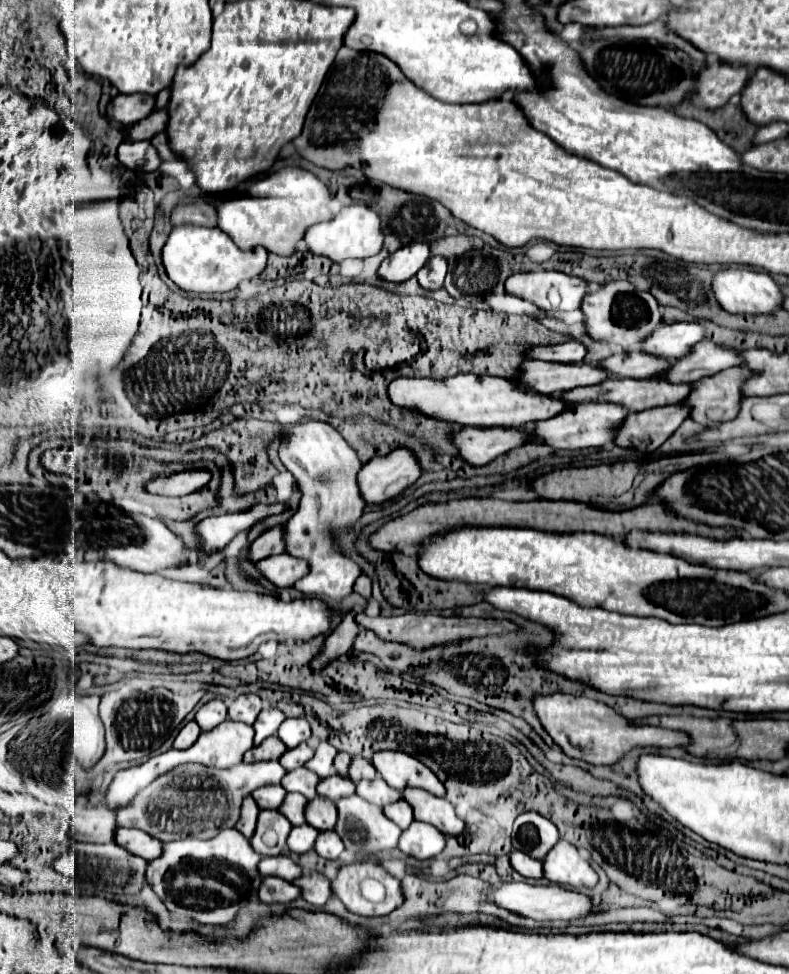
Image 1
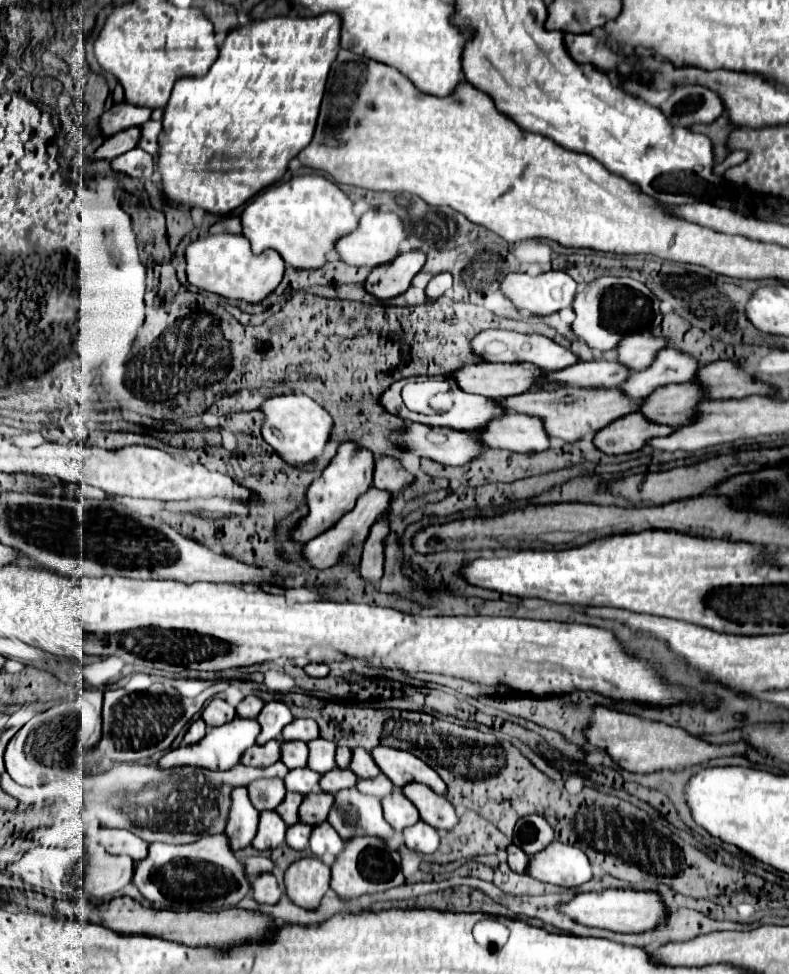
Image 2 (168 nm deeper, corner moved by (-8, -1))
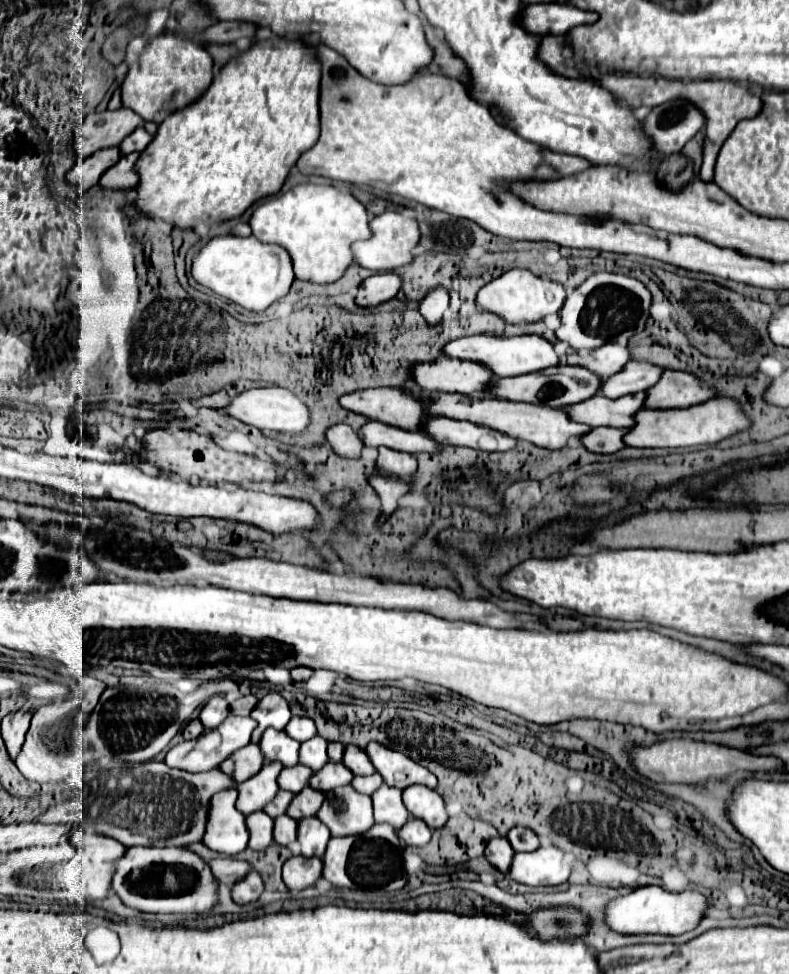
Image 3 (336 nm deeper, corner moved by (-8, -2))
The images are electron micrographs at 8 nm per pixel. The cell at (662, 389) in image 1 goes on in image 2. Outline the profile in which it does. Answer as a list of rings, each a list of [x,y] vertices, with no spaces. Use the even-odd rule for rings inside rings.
[[[559,387],[559,389],[543,389],[543,391],[529,391],[505,399],[495,399],[495,403],[501,403],[505,411],[513,413],[523,413],[523,415],[533,415],[539,417],[545,425],[545,433],[553,439],[563,439],[565,443],[575,443],[583,439],[587,433],[597,433],[611,421],[635,413],[641,405],[639,401],[633,401],[621,393],[621,389],[577,389],[577,387]],[[565,397],[573,397],[571,403],[565,403]]]

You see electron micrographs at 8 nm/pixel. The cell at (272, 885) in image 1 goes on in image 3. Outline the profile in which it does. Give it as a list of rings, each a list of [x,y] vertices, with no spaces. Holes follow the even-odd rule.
[[[249,872],[249,876],[245,876],[245,880],[241,880],[241,884],[235,884],[233,888],[233,900],[237,904],[249,904],[259,900],[259,896],[265,890],[265,882],[261,876],[257,876],[257,872]]]

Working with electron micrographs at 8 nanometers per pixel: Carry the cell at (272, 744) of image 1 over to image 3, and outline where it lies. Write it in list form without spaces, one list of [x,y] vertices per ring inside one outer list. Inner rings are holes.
[[[247,744],[245,748],[233,752],[233,756],[229,756],[229,760],[225,760],[221,764],[223,772],[229,772],[231,776],[235,776],[237,782],[243,782],[251,776],[255,776],[265,764],[265,756],[261,752],[261,748],[257,744]]]

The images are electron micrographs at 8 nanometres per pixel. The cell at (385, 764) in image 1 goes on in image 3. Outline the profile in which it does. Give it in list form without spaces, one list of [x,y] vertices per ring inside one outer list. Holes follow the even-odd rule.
[[[371,742],[365,752],[369,754],[375,770],[383,776],[387,786],[397,786],[401,790],[413,784],[437,788],[437,778],[427,768],[413,762],[409,756],[391,750],[379,742]]]

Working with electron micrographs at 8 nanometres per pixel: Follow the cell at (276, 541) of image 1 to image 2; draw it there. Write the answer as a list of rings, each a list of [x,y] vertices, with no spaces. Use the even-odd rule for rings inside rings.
[[[343,443],[337,449],[337,455],[325,467],[323,475],[315,479],[307,491],[307,505],[309,515],[301,521],[301,525],[291,533],[293,539],[307,543],[315,535],[321,535],[329,527],[333,527],[345,513],[349,513],[357,499],[371,487],[373,481],[373,453],[365,451],[365,447],[357,447],[357,443]]]

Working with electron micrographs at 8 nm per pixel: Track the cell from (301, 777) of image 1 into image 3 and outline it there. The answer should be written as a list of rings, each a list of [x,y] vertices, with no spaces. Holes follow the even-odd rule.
[[[297,764],[293,768],[283,768],[279,774],[279,788],[299,794],[309,784],[311,776],[313,776],[313,770],[303,764]]]

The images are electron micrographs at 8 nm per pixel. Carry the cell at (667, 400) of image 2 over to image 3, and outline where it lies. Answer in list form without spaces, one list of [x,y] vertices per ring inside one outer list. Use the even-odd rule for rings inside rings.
[[[645,392],[629,394],[617,400],[605,398],[597,394],[593,400],[585,400],[577,406],[569,406],[569,416],[589,424],[591,428],[597,426],[619,426],[619,428],[633,428],[635,414],[645,406]]]

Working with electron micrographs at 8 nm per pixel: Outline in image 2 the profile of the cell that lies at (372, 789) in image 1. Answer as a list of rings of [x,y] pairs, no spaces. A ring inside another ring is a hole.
[[[377,775],[373,779],[359,779],[357,781],[357,789],[361,793],[367,793],[367,795],[375,795],[379,799],[383,799],[385,795],[389,795],[393,791],[393,783],[389,783],[389,779],[385,775]]]

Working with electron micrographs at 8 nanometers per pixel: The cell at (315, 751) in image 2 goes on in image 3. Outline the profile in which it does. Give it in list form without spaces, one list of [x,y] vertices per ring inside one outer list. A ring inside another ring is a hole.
[[[315,736],[307,742],[303,742],[299,762],[313,768],[313,772],[321,770],[329,762],[329,758],[327,758],[327,740],[323,740],[321,736]]]

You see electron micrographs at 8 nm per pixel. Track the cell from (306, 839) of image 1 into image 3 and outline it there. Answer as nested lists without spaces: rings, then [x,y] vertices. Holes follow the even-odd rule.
[[[279,816],[275,820],[275,830],[273,830],[273,838],[277,844],[281,846],[289,846],[291,842],[297,840],[297,822],[289,816]]]

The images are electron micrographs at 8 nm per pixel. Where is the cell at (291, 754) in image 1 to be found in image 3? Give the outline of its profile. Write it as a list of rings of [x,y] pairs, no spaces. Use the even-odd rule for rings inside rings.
[[[269,728],[261,738],[261,752],[265,752],[267,760],[277,760],[283,766],[297,766],[299,764],[299,742],[289,738],[285,732],[273,732]]]

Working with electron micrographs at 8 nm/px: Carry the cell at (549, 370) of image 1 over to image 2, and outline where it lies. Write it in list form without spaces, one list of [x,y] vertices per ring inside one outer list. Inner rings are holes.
[[[469,363],[453,373],[459,387],[467,393],[477,393],[487,399],[501,399],[511,395],[521,395],[531,389],[531,385],[543,375],[537,367],[529,363]]]

